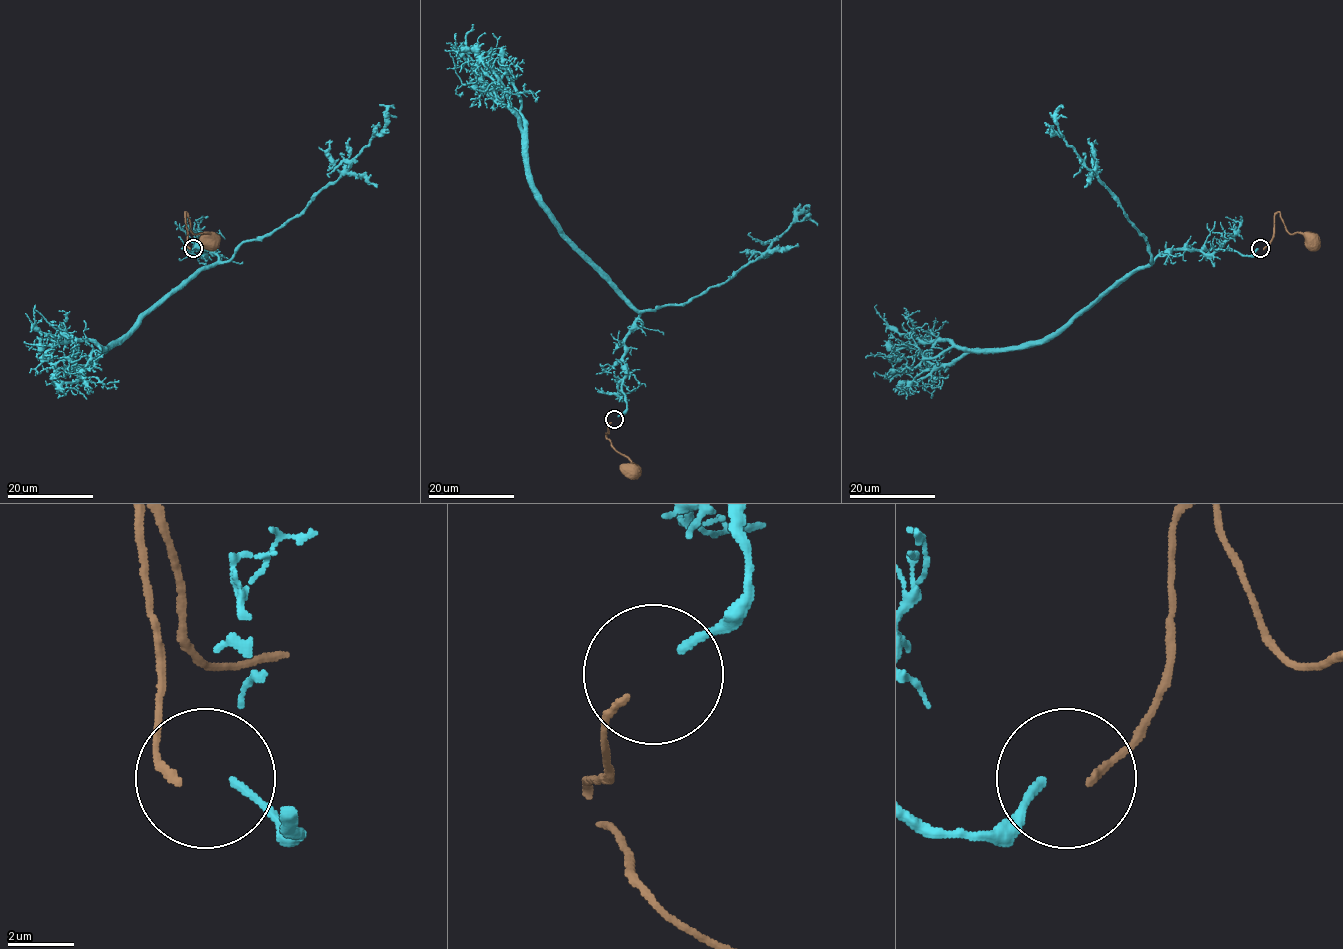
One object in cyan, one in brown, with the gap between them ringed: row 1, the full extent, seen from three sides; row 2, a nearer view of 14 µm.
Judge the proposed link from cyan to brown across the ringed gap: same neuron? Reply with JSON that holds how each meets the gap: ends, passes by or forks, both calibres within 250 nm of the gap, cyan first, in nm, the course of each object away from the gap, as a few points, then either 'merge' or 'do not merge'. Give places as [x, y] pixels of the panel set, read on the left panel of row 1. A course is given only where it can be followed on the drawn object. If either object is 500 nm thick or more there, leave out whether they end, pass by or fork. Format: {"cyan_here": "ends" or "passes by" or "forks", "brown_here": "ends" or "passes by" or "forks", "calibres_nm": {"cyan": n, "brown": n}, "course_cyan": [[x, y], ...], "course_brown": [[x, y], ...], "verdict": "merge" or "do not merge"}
{"cyan_here": "ends", "brown_here": "ends", "calibres_nm": {"cyan": 260, "brown": 240}, "course_cyan": [[197, 249], [217, 260], [171, 291], [110, 349], [42, 333], [35, 305]], "course_brown": [[190, 249], [187, 245], [185, 212], [194, 233], [208, 232], [204, 240], [208, 241]], "verdict": "merge"}

